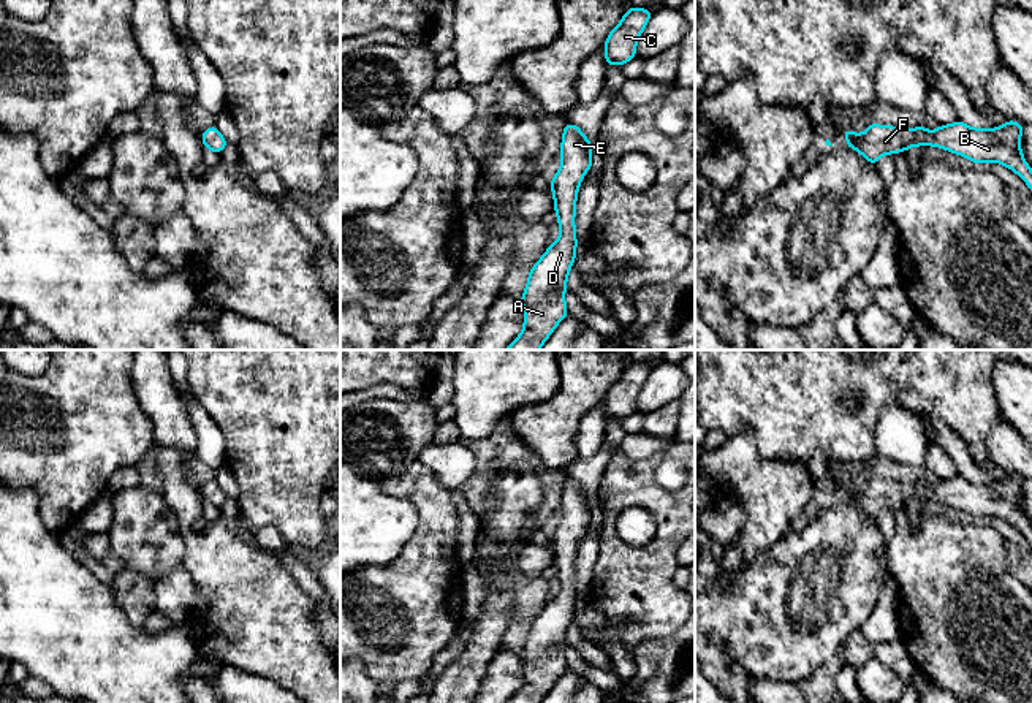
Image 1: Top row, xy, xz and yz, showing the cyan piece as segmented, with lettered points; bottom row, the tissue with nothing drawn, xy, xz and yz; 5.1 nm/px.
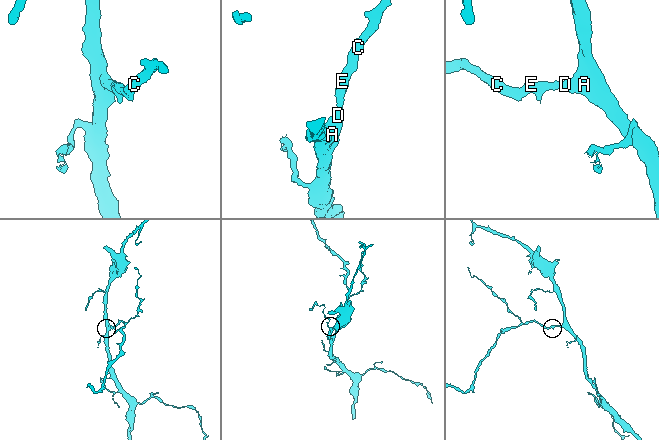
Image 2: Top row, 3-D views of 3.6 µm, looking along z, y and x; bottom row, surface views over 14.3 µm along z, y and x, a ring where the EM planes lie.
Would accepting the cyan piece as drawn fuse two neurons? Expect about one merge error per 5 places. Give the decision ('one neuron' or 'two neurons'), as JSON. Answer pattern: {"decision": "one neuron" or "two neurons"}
{"decision": "one neuron"}

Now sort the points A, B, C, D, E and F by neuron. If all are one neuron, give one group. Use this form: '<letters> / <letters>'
A B C D E F

